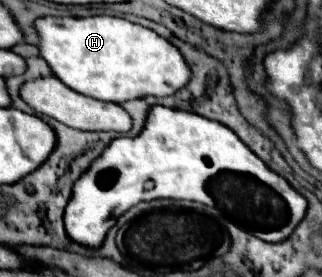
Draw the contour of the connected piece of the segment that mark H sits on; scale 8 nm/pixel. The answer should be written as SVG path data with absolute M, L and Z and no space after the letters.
M44 16L34 22L36 34L40 38L38 52L48 62L52 74L62 80L68 88L92 96L96 100L104 102L120 102L120 100L132 100L132 98L144 98L144 96L170 96L172 92L178 92L188 84L190 68L184 64L184 58L180 56L180 50L168 44L164 38L156 36L152 30L132 24L124 18L114 16L92 16L92 18L54 18Z

